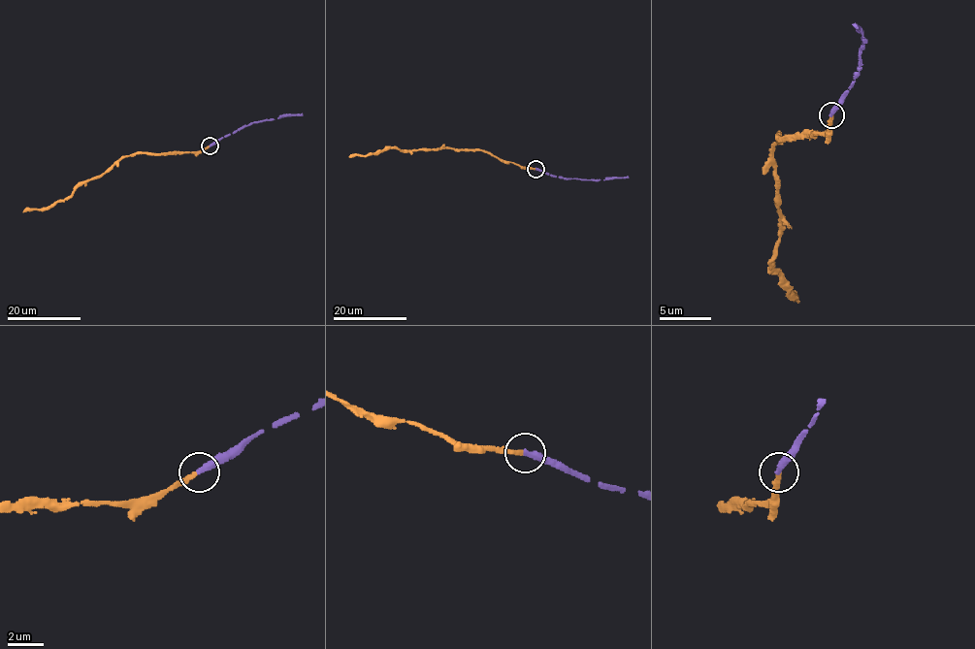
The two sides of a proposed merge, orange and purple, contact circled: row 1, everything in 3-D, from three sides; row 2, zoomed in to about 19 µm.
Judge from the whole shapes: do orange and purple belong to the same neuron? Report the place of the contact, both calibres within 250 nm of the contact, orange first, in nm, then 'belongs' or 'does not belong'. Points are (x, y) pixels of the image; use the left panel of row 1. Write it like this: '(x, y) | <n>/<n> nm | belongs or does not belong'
(210, 146) | 260/360 nm | belongs

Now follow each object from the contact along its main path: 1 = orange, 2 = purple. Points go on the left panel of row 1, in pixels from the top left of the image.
1: (210, 146), (193, 152), (134, 153), (121, 156), (100, 175), (82, 181), (64, 199), (46, 208), (22, 211)
2: (210, 146), (257, 122), (303, 115)

